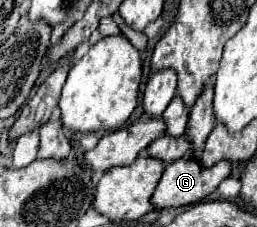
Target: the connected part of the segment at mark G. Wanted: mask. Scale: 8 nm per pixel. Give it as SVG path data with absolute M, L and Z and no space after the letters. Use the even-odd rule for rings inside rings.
M180 157L176 161L172 161L170 165L166 165L162 179L154 191L152 203L156 209L162 207L182 207L182 205L192 205L198 203L200 199L208 197L226 177L230 175L230 161L220 161L214 167L204 167L200 165L198 159L192 157Z

